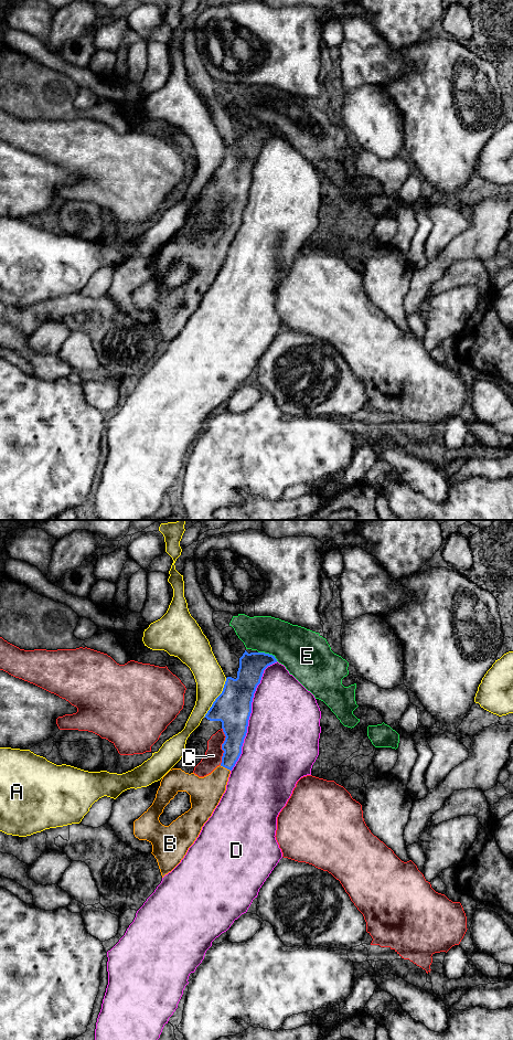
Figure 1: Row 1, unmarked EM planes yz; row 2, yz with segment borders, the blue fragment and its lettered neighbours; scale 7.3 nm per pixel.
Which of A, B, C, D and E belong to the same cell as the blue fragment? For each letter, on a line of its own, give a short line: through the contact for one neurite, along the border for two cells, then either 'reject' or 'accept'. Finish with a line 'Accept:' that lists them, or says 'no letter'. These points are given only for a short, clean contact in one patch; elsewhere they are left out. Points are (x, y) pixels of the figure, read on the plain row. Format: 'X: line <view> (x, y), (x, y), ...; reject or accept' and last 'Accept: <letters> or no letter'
A: reject
B: line yz (232, 216), (232, 224), (225, 237), (216, 252), (205, 263); accept
C: reject
D: reject
E: line yz (258, 121), (270, 124), (277, 130); reject
Accept: B

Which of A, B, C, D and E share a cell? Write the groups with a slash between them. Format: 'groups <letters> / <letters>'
groups A / B / C / D / E

